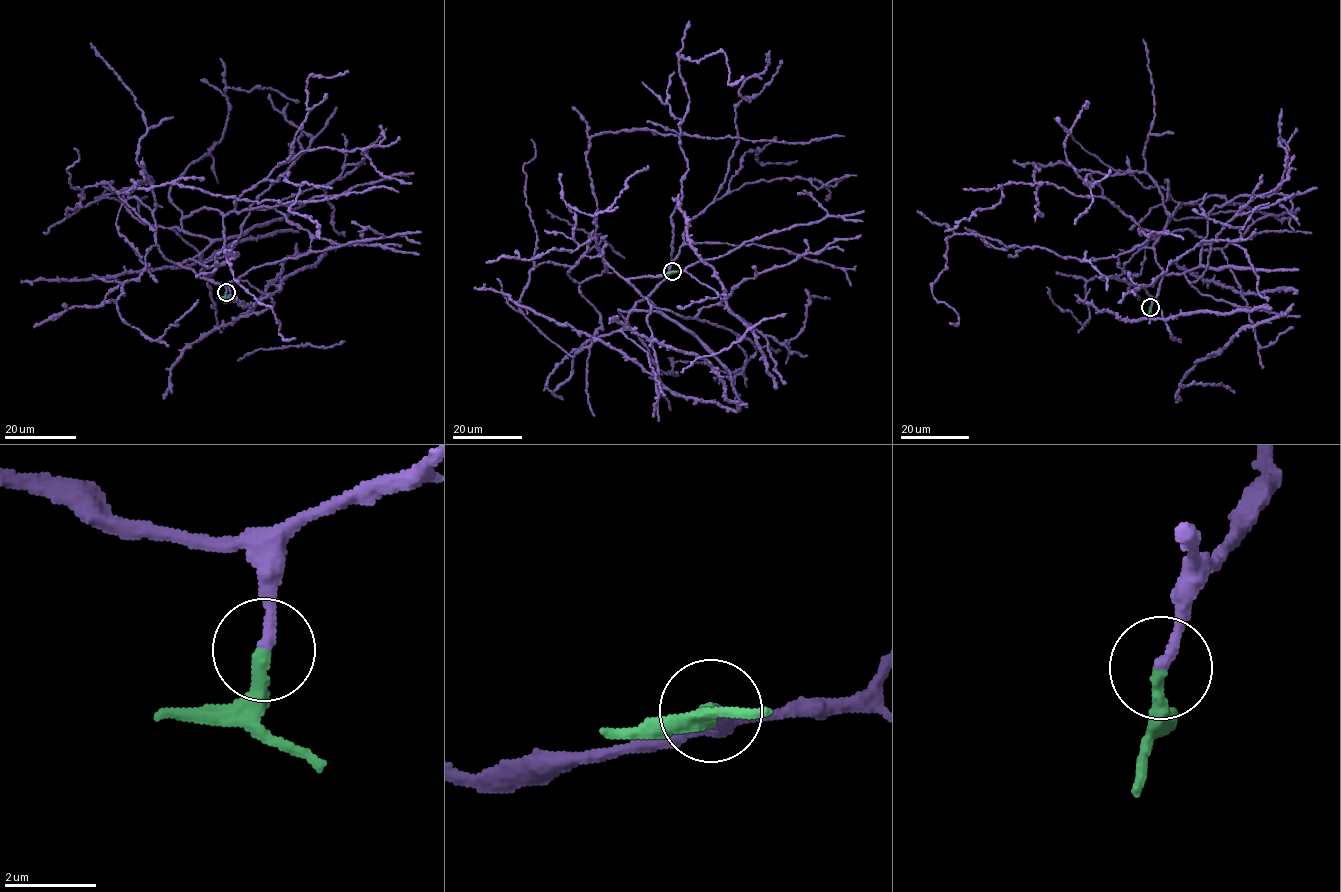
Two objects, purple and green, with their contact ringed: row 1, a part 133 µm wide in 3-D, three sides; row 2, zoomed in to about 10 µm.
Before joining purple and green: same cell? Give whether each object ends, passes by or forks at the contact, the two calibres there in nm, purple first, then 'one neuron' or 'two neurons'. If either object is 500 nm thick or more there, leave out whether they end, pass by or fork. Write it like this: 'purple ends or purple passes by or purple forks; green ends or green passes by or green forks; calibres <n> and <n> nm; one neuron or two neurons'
purple ends; green ends; calibres 240 and 320 nm; two neurons

